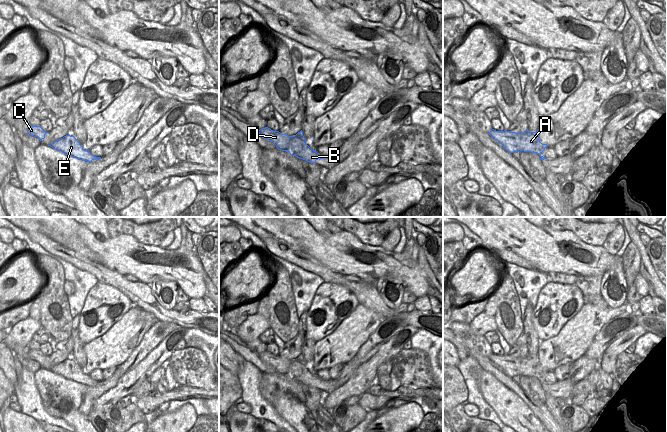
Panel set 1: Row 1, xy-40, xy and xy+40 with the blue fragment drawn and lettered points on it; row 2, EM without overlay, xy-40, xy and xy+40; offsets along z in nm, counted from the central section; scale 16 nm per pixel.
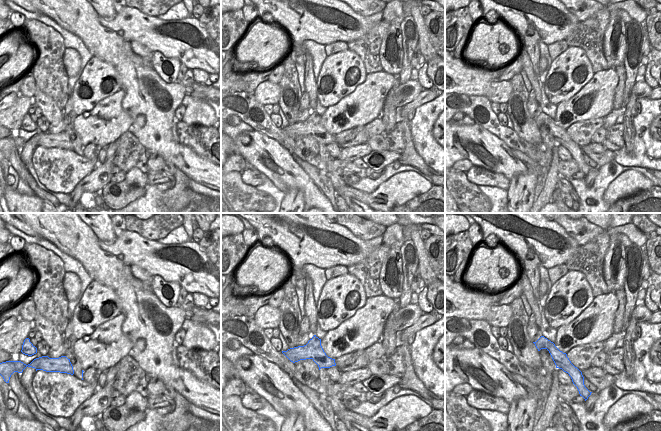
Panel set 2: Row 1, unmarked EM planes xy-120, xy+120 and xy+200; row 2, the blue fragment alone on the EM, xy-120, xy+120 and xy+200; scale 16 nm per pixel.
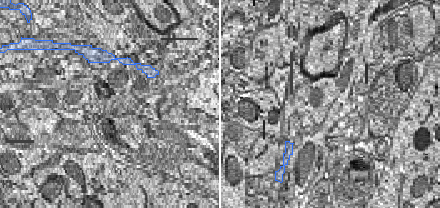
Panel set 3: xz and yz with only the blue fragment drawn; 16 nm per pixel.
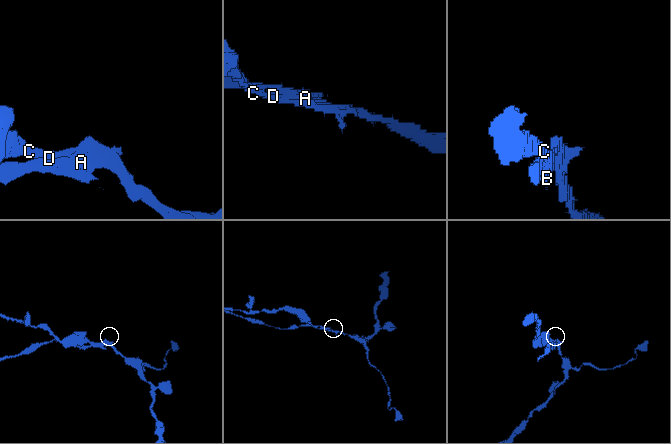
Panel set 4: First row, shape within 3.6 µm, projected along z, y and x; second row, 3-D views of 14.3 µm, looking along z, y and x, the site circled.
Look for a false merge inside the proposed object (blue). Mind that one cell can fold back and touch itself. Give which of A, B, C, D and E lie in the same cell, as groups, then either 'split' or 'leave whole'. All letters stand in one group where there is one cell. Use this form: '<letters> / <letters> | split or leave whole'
A C D / B E | split

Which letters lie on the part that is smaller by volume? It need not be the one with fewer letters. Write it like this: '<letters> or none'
B, E

